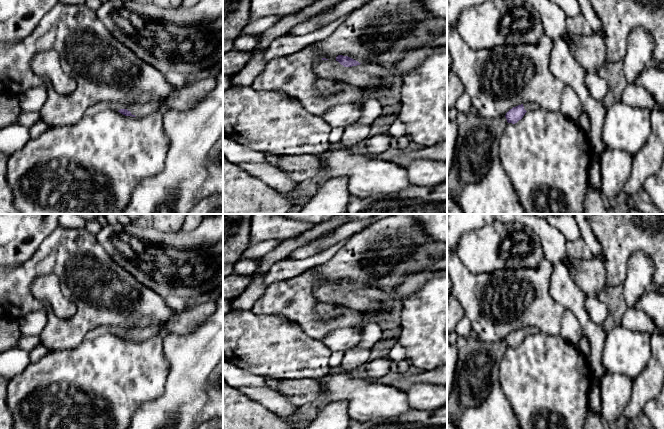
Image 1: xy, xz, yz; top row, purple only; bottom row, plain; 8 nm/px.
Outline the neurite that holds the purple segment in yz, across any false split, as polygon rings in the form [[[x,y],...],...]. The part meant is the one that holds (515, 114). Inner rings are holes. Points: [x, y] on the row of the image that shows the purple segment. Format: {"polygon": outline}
{"polygon": [[[529,101],[527,103],[513,107],[506,113],[505,117],[508,123],[515,124],[523,118],[527,111],[534,111],[539,107],[540,106],[538,103]]]}

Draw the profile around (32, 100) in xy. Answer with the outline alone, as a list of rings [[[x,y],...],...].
[[[44,85],[36,86],[18,95],[18,99],[23,113],[38,112],[47,99],[47,89]]]

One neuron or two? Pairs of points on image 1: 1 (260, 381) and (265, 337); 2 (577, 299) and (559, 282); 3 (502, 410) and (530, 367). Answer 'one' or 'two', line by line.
1: two
2: one
3: two

